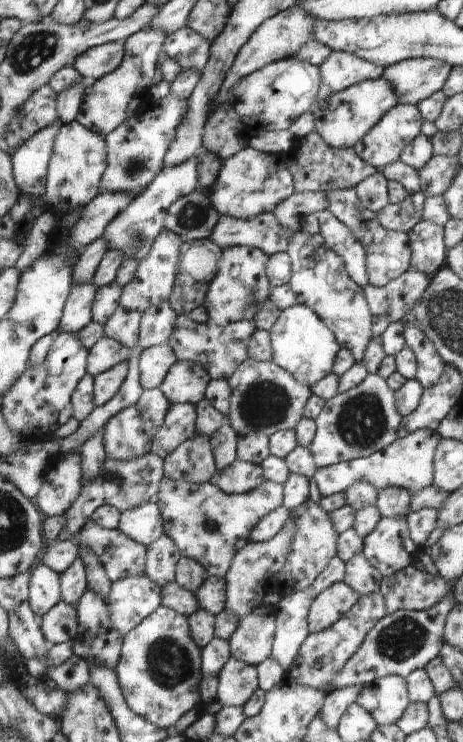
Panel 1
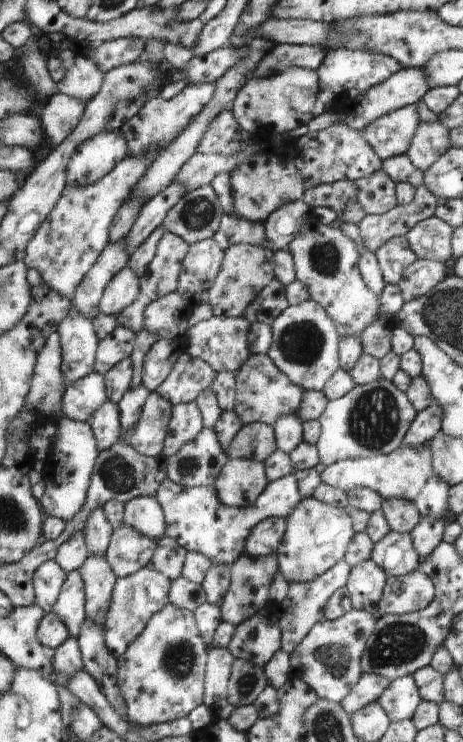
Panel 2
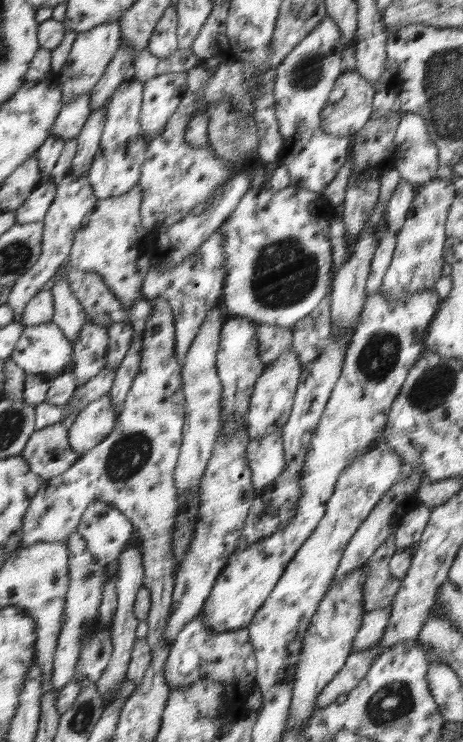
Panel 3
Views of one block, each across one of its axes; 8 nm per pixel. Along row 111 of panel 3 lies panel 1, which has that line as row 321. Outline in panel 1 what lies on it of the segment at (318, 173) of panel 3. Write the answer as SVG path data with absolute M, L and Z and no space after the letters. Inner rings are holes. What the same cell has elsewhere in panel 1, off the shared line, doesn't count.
M297 303L282 310L269 334L273 362L297 382L312 388L333 373L340 344L312 307Z

